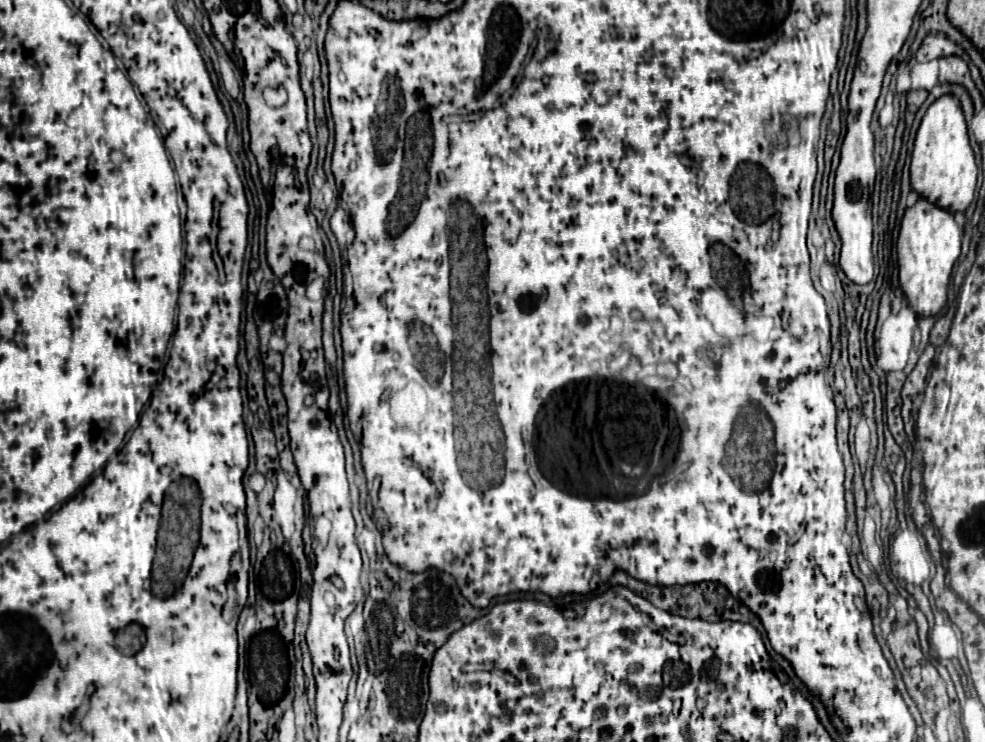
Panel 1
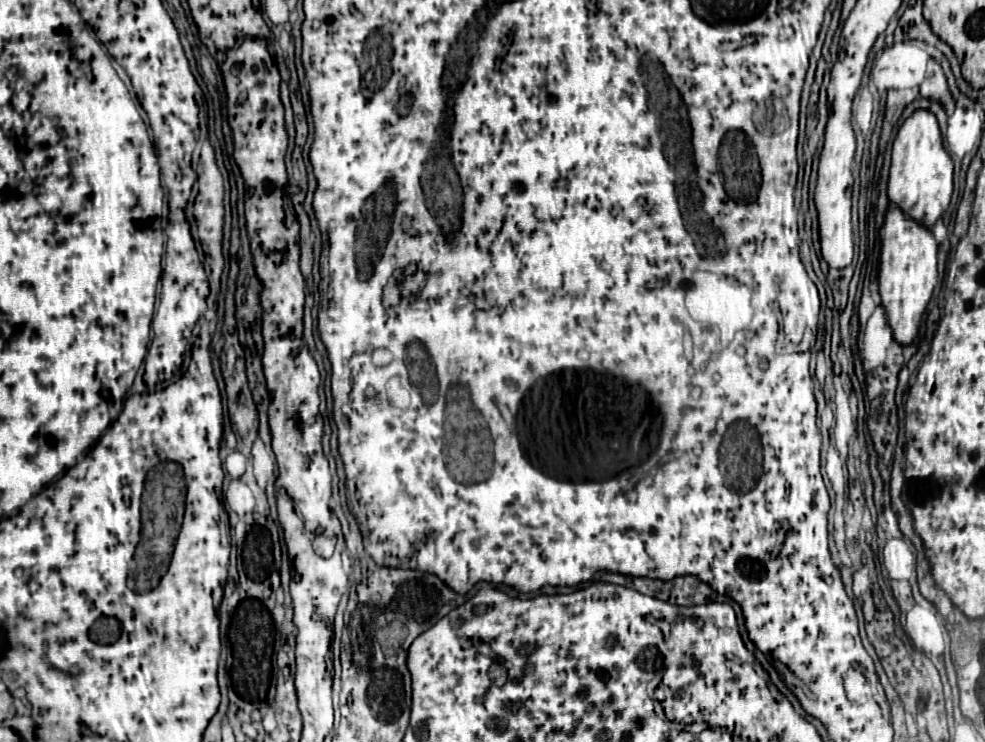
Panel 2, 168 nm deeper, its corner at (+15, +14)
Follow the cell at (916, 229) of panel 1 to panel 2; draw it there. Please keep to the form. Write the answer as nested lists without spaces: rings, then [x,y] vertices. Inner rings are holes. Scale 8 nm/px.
[[[897,206],[887,210],[879,266],[879,292],[881,304],[885,306],[889,318],[889,326],[893,326],[893,338],[903,346],[911,344],[917,336],[921,316],[937,284],[937,248],[939,244],[931,228],[913,218],[907,218]]]

